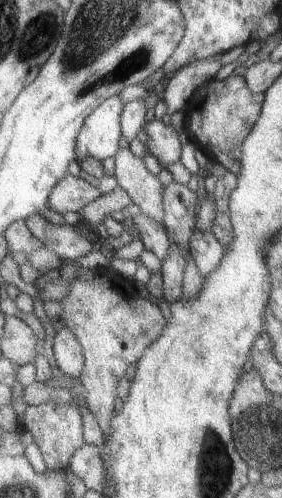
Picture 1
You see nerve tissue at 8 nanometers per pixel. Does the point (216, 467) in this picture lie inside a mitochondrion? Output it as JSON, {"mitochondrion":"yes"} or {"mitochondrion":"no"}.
{"mitochondrion":"yes"}

